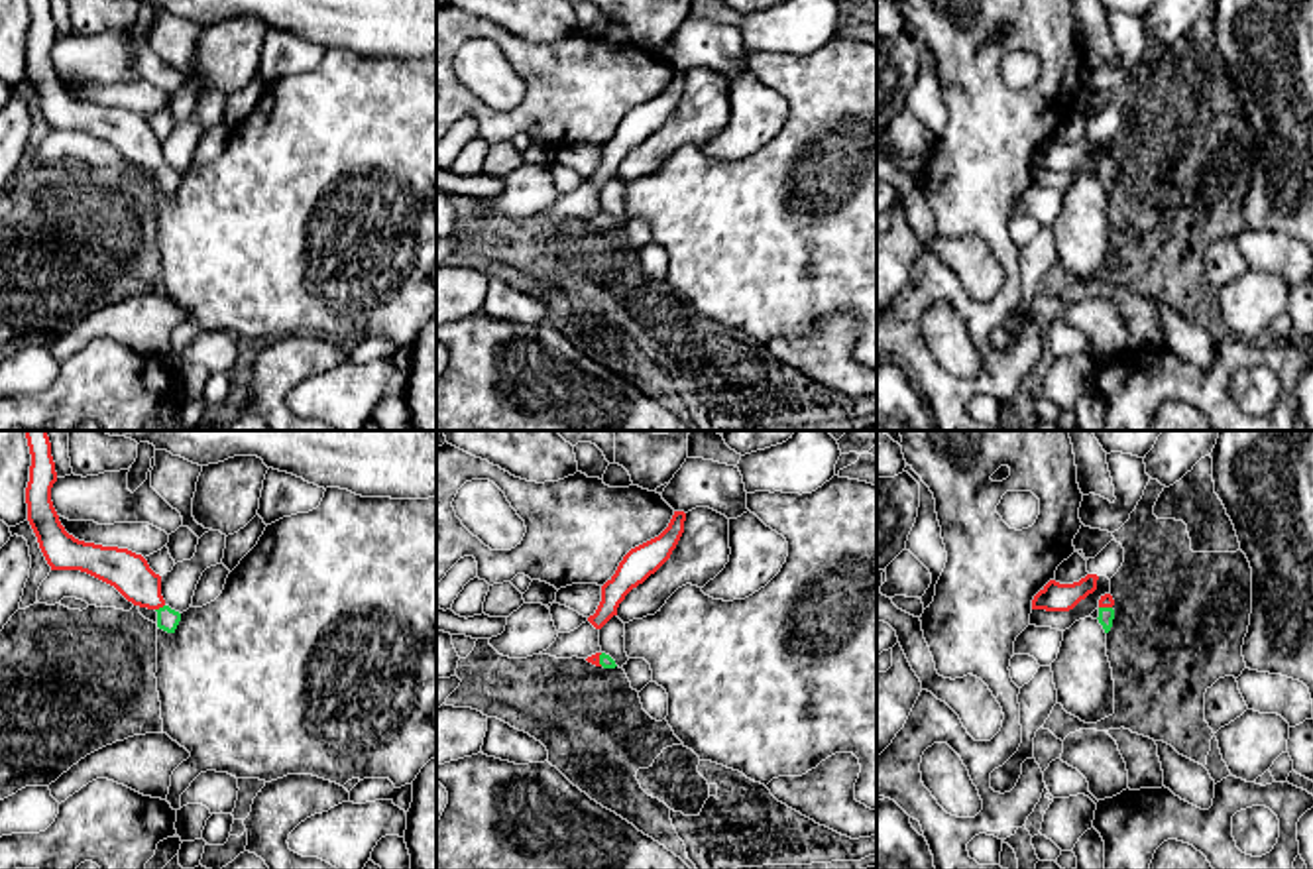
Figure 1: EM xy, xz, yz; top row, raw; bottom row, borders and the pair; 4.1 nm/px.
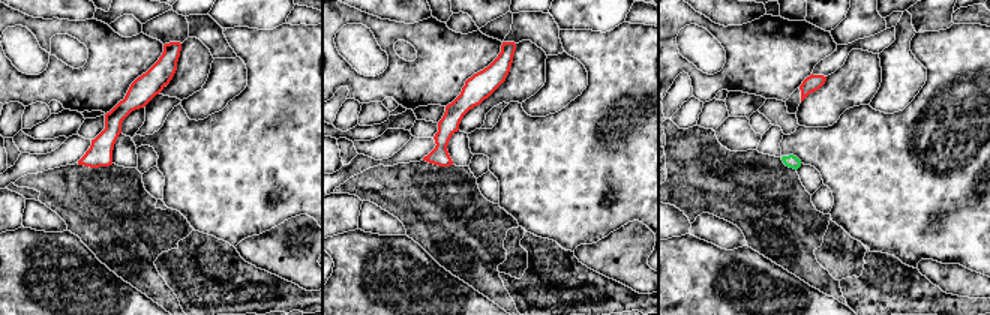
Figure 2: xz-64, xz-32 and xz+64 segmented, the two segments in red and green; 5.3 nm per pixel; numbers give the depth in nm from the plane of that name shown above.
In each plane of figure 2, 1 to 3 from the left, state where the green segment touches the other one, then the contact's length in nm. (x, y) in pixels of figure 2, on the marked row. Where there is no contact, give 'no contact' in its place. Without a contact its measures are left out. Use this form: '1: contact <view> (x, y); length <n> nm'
1: no contact
2: no contact
3: no contact

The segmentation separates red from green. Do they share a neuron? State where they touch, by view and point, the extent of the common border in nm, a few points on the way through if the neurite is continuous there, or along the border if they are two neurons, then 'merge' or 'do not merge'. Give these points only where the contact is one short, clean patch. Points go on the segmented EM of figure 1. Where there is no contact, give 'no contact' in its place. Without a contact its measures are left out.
xy (160, 606) | 50 nm | across xy (128, 573), (160, 606), (168, 620) | merge

